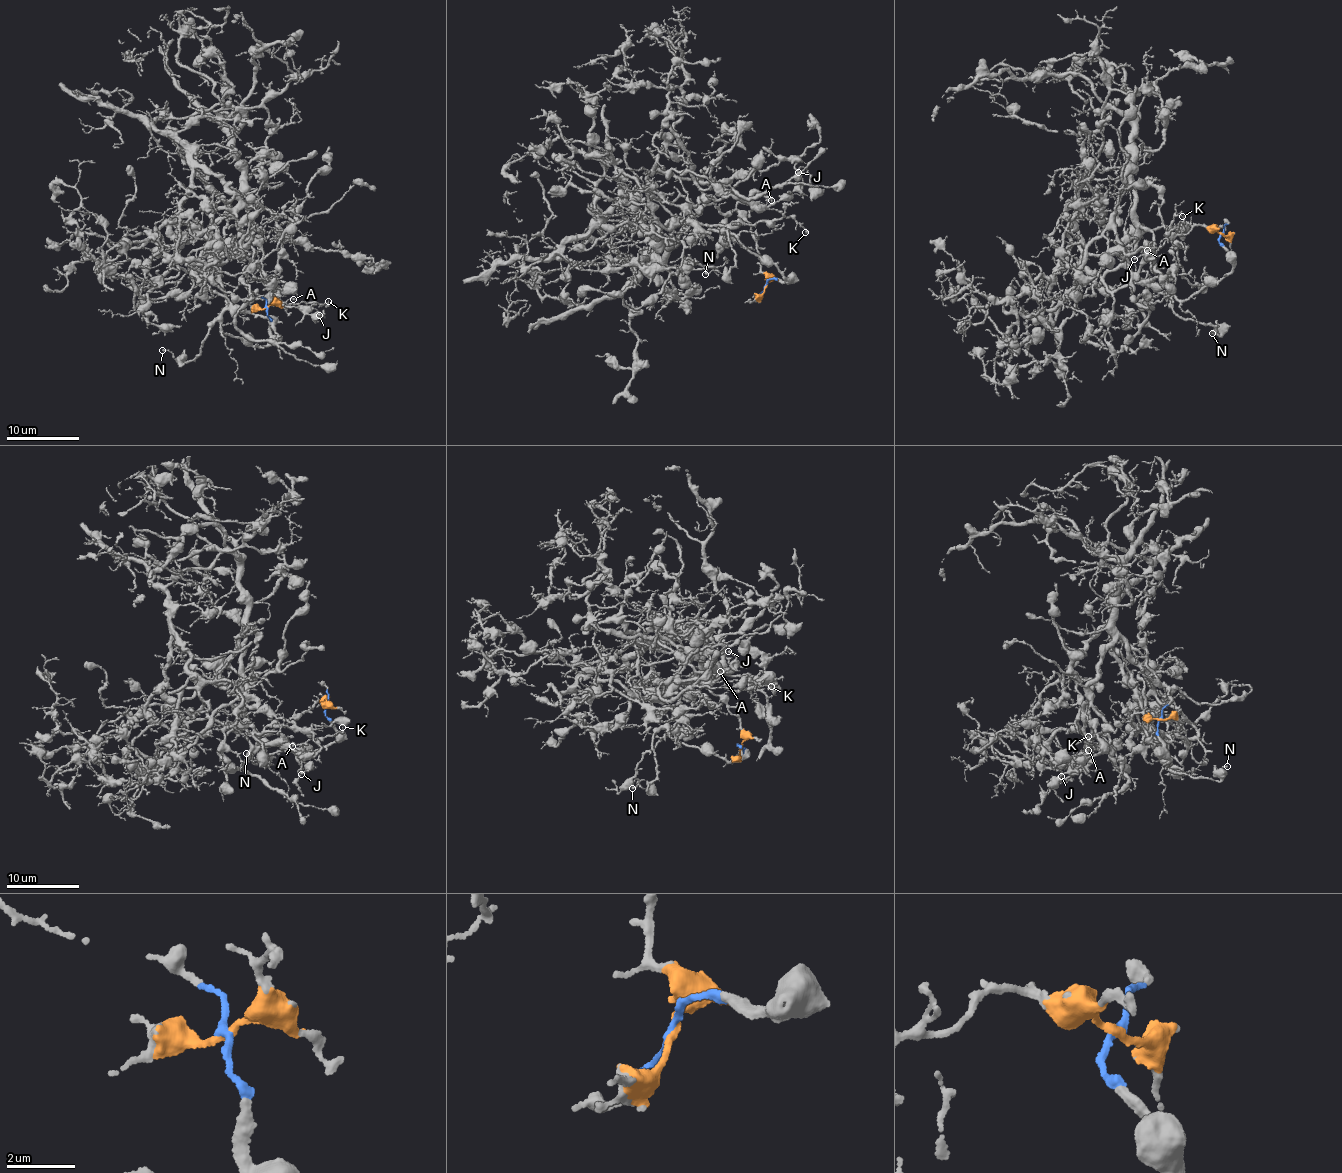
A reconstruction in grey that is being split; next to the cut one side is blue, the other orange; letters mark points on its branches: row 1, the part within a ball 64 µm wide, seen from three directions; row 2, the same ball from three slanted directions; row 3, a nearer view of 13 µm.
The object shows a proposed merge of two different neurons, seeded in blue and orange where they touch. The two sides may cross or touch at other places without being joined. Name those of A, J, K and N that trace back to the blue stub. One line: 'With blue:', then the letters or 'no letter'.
With blue: N

